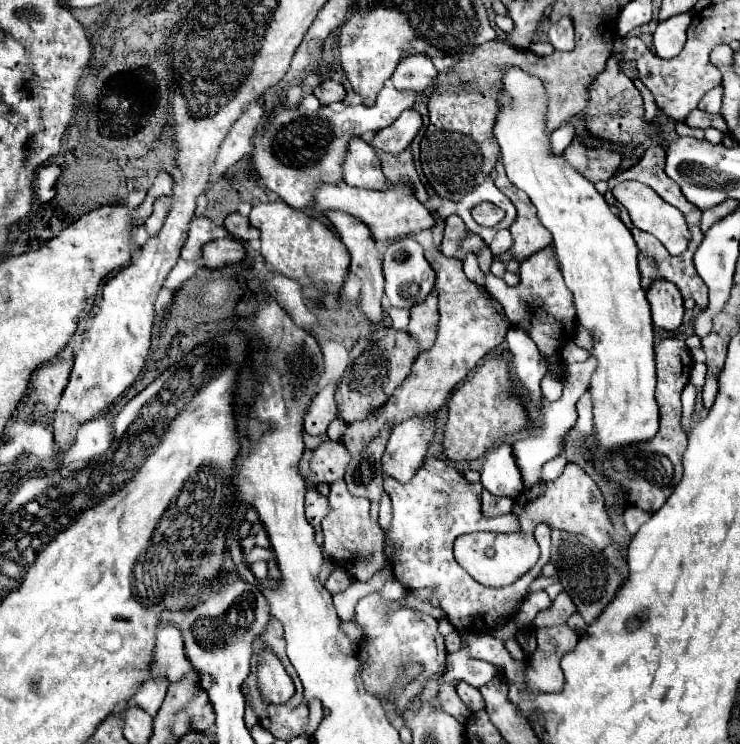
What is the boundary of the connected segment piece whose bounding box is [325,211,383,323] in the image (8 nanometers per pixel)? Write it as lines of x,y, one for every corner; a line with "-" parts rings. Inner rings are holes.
325,211
325,217
333,223
333,227
337,229
341,241
345,243
345,247
349,251
351,271
363,281
363,287
361,287
361,307
363,307
363,313
373,323
381,323
381,319
383,319
383,309
381,309
383,273
381,273
381,257
379,257
379,251
375,247
375,241
371,237
369,227
365,227
365,223
361,223
359,219
353,219
351,215
345,215
345,211

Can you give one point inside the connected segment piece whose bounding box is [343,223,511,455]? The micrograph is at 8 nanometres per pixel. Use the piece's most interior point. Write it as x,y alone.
472,323

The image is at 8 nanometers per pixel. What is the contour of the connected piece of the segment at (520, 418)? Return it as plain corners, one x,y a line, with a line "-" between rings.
501,357
485,359
475,373
453,391
449,403
449,417
443,431
443,453
449,461
473,461
487,453
505,437
529,429
533,423
527,417
519,395
513,389
507,361

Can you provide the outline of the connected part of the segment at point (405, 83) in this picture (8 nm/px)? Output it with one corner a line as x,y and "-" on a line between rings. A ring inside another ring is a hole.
411,55
397,65
395,73
391,75
391,83
401,91
425,93
433,87
435,77
437,77
437,69
429,57

